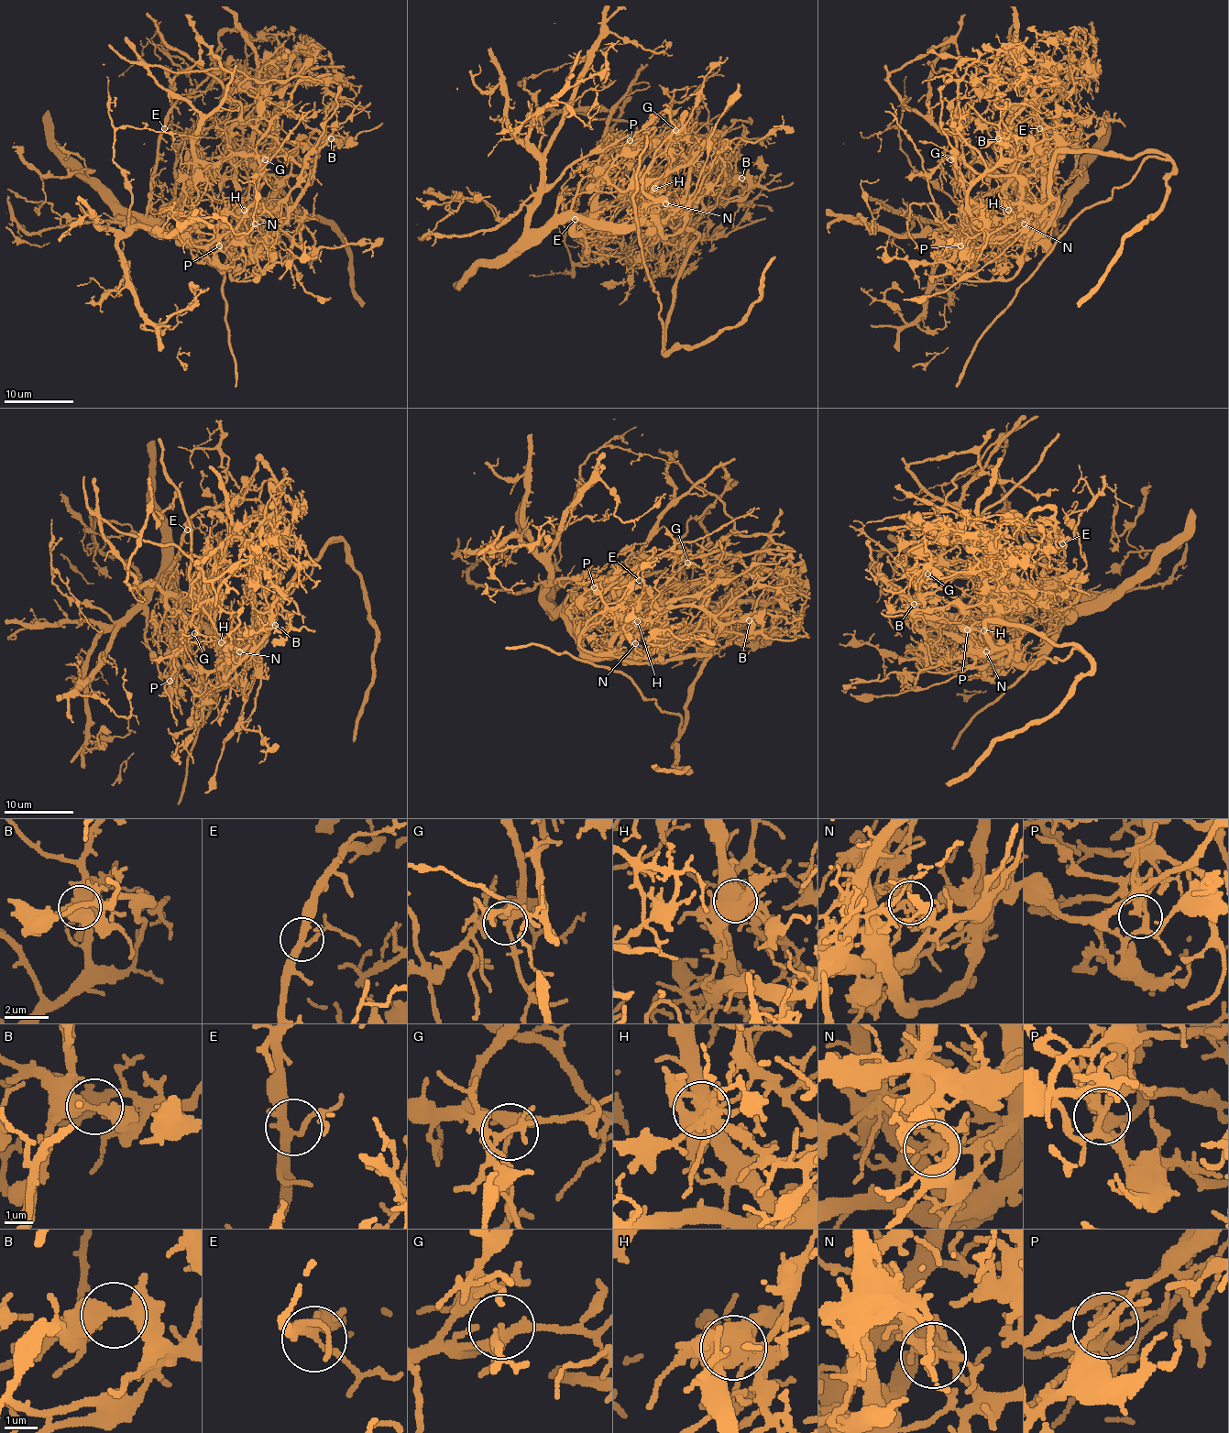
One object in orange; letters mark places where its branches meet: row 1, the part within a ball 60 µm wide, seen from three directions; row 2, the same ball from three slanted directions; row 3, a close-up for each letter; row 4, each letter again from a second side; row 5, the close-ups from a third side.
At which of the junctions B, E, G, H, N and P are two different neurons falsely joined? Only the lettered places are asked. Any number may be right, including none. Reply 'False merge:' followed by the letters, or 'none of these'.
False merge: B, H, N, P

